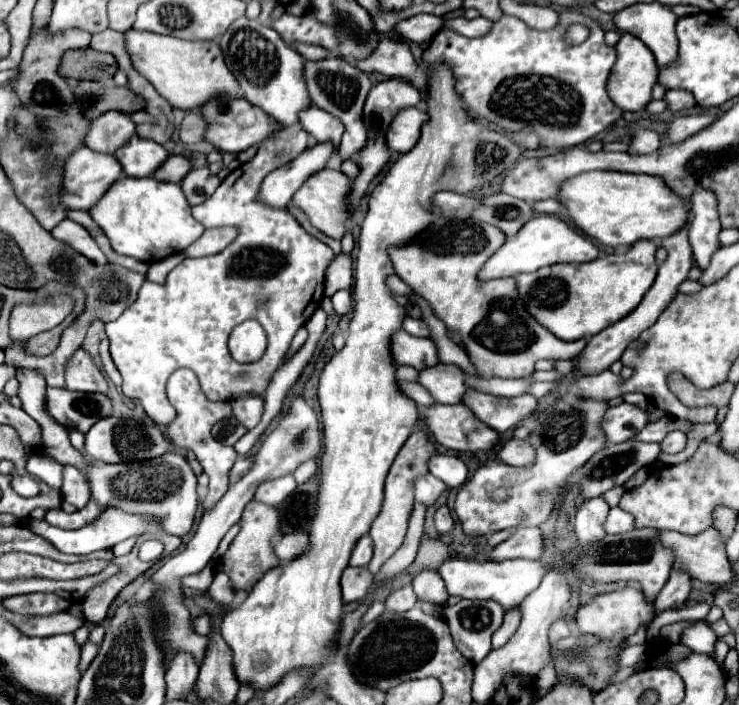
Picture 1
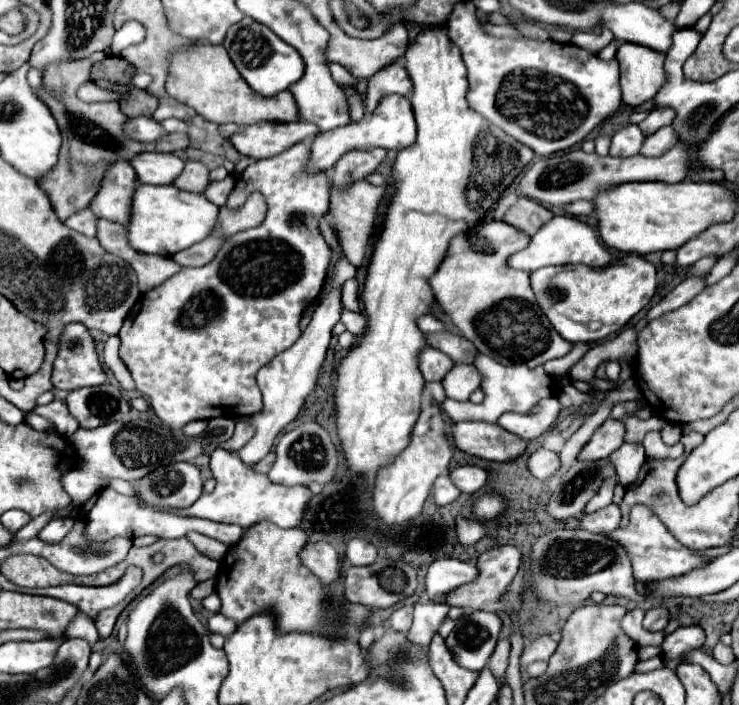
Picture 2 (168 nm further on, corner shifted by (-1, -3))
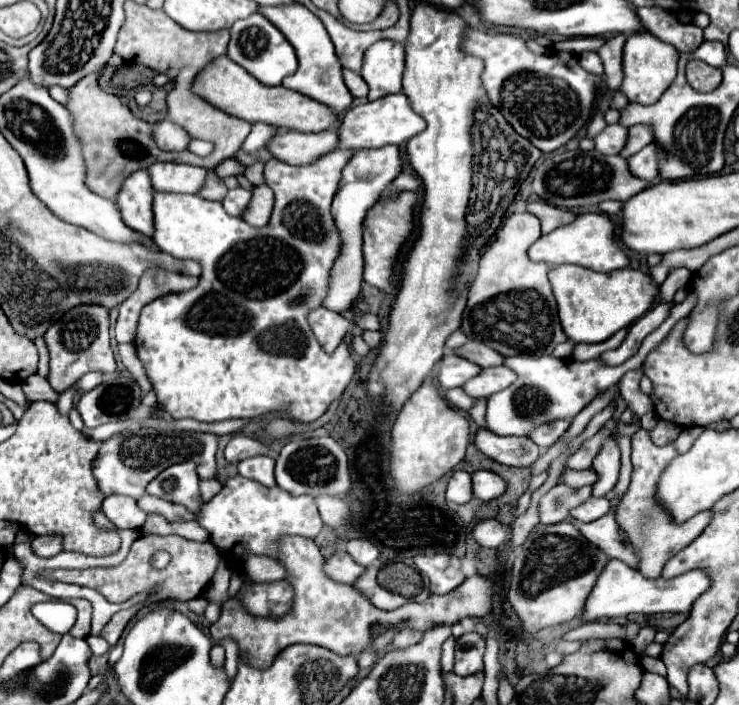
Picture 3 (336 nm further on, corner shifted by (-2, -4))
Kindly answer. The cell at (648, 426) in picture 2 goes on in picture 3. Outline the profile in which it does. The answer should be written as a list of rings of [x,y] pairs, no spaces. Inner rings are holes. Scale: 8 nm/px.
[[[692,427],[692,429],[684,429],[676,441],[658,447],[652,443],[650,435],[646,429],[640,429],[632,435],[632,481],[630,487],[622,499],[622,503],[616,509],[616,521],[618,525],[628,533],[630,541],[632,541],[632,549],[638,557],[638,571],[648,577],[648,579],[658,579],[662,573],[664,563],[674,557],[680,549],[684,549],[686,545],[690,545],[698,533],[702,533],[702,529],[706,527],[706,521],[710,521],[710,511],[706,513],[698,513],[696,517],[692,517],[690,521],[678,525],[670,519],[670,515],[658,507],[654,493],[656,493],[656,483],[660,473],[664,471],[664,467],[680,453],[688,451],[692,447],[692,443],[698,439],[698,435],[702,433],[702,427]]]

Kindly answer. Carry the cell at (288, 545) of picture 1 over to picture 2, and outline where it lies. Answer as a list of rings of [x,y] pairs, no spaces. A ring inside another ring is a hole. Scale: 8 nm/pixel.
[[[307,542],[299,552],[299,560],[325,584],[331,584],[331,580],[337,580],[341,572],[339,554],[327,542]]]

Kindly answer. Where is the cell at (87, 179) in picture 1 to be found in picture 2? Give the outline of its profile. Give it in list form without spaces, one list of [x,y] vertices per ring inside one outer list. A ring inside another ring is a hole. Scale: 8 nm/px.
[[[115,160],[107,166],[107,172],[101,180],[99,192],[89,204],[89,210],[99,218],[125,224],[129,216],[129,204],[137,176],[127,160]]]

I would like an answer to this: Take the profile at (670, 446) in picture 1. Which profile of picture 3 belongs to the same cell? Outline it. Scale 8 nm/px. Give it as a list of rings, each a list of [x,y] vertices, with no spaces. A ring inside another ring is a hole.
[[[660,419],[656,423],[656,427],[650,431],[650,437],[656,445],[666,445],[666,443],[674,441],[678,435],[680,435],[680,427],[670,421],[664,421],[664,419]]]

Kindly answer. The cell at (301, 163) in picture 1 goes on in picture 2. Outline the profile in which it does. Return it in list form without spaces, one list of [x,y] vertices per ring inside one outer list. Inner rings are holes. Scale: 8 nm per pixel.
[[[387,96],[387,100],[381,102],[381,106],[377,106],[377,112],[373,112],[373,114],[365,112],[365,118],[361,122],[349,122],[345,128],[317,134],[313,140],[313,146],[311,146],[311,154],[309,154],[305,172],[313,172],[313,174],[329,172],[335,166],[335,162],[353,148],[367,150],[373,146],[381,146],[385,150],[403,150],[415,142],[415,136],[417,136],[417,128],[415,128],[415,118],[413,118],[413,108],[411,108],[409,98]]]

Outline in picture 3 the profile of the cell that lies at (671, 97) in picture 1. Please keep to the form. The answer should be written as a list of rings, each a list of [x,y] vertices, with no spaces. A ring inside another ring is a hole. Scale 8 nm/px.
[[[636,125],[636,127],[630,127],[628,129],[628,141],[626,141],[626,147],[620,151],[620,157],[628,159],[632,157],[634,153],[638,153],[640,149],[644,149],[648,143],[652,143],[654,137],[652,137],[652,131],[646,127],[646,125]]]

